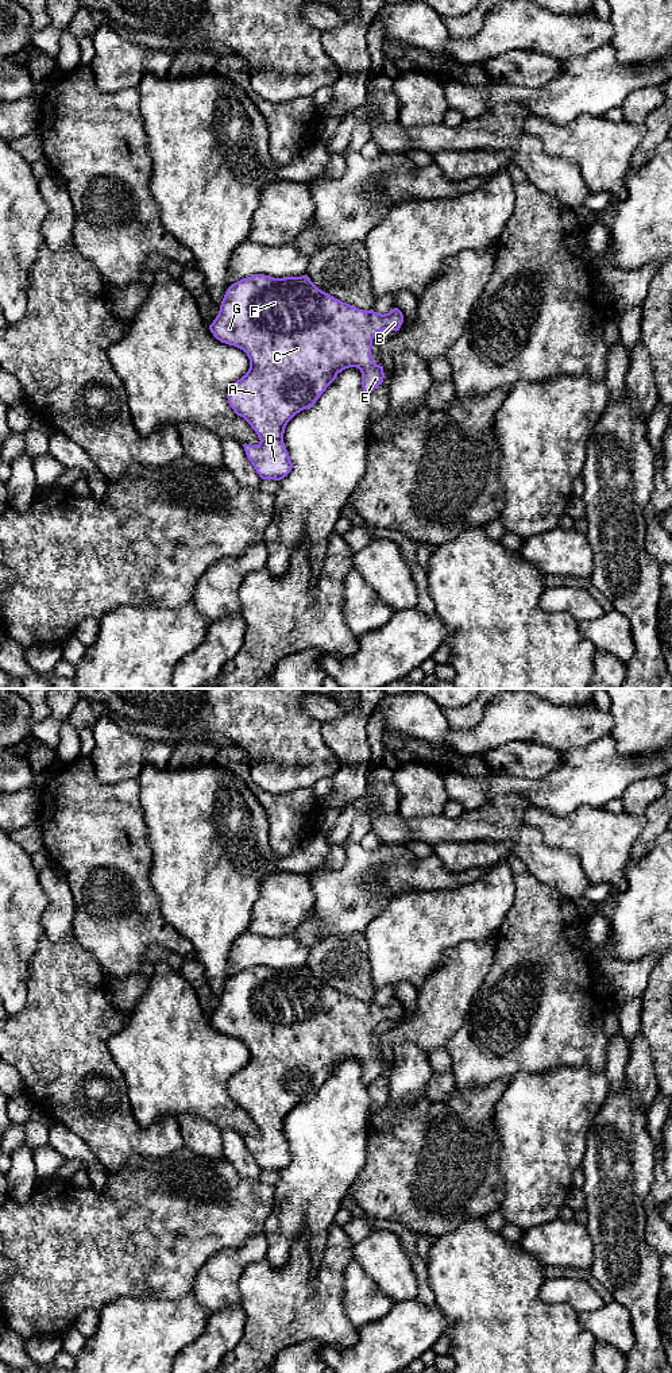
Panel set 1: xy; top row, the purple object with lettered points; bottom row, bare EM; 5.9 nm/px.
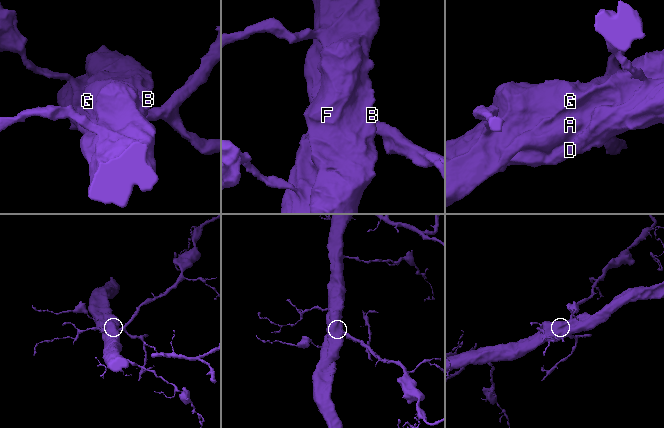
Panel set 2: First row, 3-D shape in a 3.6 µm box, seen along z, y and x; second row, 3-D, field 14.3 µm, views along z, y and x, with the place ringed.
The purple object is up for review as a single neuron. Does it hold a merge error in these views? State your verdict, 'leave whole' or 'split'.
leave whole

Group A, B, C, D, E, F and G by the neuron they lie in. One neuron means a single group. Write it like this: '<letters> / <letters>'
A B C D E F G

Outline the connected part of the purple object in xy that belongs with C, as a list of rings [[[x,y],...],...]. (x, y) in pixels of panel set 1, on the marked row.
[[[255,274],[247,278],[243,278],[235,284],[232,284],[221,301],[219,315],[213,320],[213,323],[209,325],[211,332],[213,336],[220,340],[221,343],[235,346],[240,350],[243,350],[248,359],[250,359],[250,369],[248,371],[237,379],[228,390],[228,404],[235,410],[235,413],[240,417],[243,417],[251,428],[256,432],[259,437],[259,443],[255,446],[251,444],[243,444],[246,455],[259,477],[262,479],[275,479],[281,481],[283,479],[293,468],[293,463],[290,460],[289,452],[286,450],[286,446],[283,443],[283,433],[287,423],[301,410],[312,408],[316,401],[320,398],[320,396],[327,390],[327,387],[336,379],[337,374],[341,373],[345,369],[356,367],[362,373],[362,387],[366,394],[370,394],[374,389],[376,389],[379,385],[382,385],[385,373],[383,366],[379,366],[374,362],[374,358],[371,355],[372,348],[372,339],[376,333],[381,331],[389,329],[389,331],[399,331],[401,325],[403,323],[403,315],[398,308],[391,309],[389,313],[376,313],[372,309],[371,311],[363,311],[356,306],[352,306],[347,302],[343,302],[333,296],[323,292],[318,289],[310,278],[305,274],[301,277],[283,277],[283,278],[274,278],[264,274]]]

